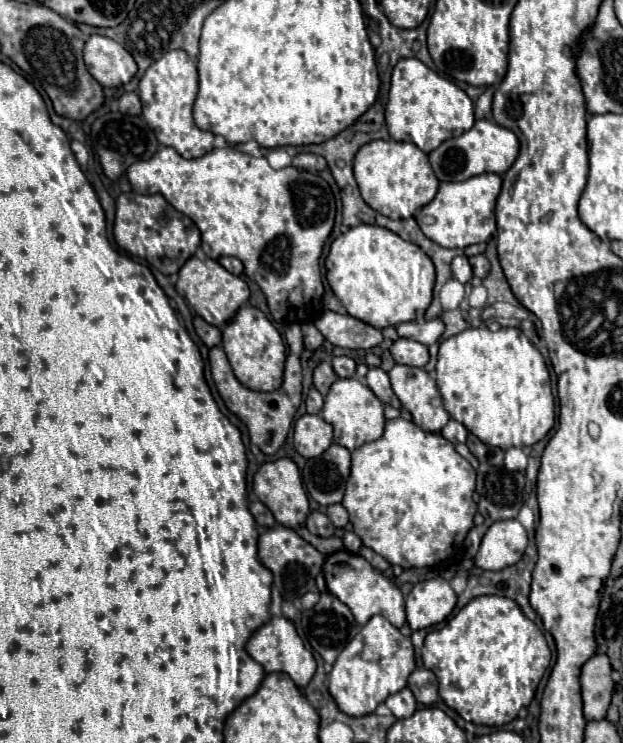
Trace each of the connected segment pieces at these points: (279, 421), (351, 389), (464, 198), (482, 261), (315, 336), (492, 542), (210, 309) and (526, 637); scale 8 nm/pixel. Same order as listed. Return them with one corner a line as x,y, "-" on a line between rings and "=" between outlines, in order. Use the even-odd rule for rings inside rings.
215,346
211,352
209,352
209,362
211,362
211,374
213,374
213,380
217,384
217,390
221,394
221,398
225,400
225,406
227,410
231,410
233,414
237,414
245,426
249,428
249,436
251,436
251,442
267,456
273,456
285,442
289,430
291,430
291,422
293,422
293,416
301,404
301,380
303,380
303,374
301,374
301,366
299,366
299,352
295,346
291,348
291,354
287,358
287,368
285,368
285,386
281,386
279,390
271,392
271,394
259,394
259,392
253,392
253,390
247,390
237,378
235,374
231,372
231,366
227,362
227,356
223,352
221,346
=
339,378
335,386
331,386
329,394
325,396
325,406
321,416
325,422
333,426
335,442
345,446
349,452
383,436
383,426
385,426
383,404
379,402
379,398
375,398
369,386
361,384
355,378
=
481,174
465,182
443,182
437,196
415,214
415,220
423,234
443,248
487,242
495,234
495,202
501,194
501,184
499,174
=
477,254
477,256
471,256
469,258
469,262
471,262
471,266
473,266
473,272
475,272
475,276
479,276
479,278
485,278
487,274
489,274
489,260
483,256
483,254
=
303,324
301,330
303,330
303,346
305,346
305,350
317,350
325,342
323,334
319,334
319,330
313,324
=
517,520
495,522
483,536
475,566
481,570
503,570
521,560
527,546
527,532
=
197,256
189,258
183,268
179,270
179,280
177,280
177,292
189,302
189,306
209,324
223,328
241,306
247,304
249,300
249,286
245,280
239,276
227,272
217,260
199,260
=
479,596
473,598
467,606
463,606
459,614
453,616
443,628
427,634
421,658
423,666
435,672
435,676
439,678
441,700
465,722
483,726
503,726
517,718
519,710
529,706
529,702
533,700
535,690
545,670
549,668
551,650
541,630
529,618
523,618
523,612
511,598

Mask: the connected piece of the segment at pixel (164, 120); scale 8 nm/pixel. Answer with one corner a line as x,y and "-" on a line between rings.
171,50
153,62
139,82
139,98
143,102
143,118
163,146
175,148
183,158
201,158
213,150
215,136
203,132
193,122
193,104
199,90
199,76
193,60
185,50

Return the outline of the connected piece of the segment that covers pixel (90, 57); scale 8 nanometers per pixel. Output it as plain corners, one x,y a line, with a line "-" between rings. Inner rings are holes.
97,34
85,42
85,64
89,74
101,86
109,88
129,84
137,74
137,66
131,54
115,40

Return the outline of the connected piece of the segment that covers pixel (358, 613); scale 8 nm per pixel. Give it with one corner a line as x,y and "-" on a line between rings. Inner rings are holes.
339,550
327,556
323,572
327,590
349,606
359,624
367,624
377,614
387,618
395,628
401,628
405,624
405,600
401,590
395,586
391,578
383,578
379,570
375,570
365,558
353,556
353,552
349,550

